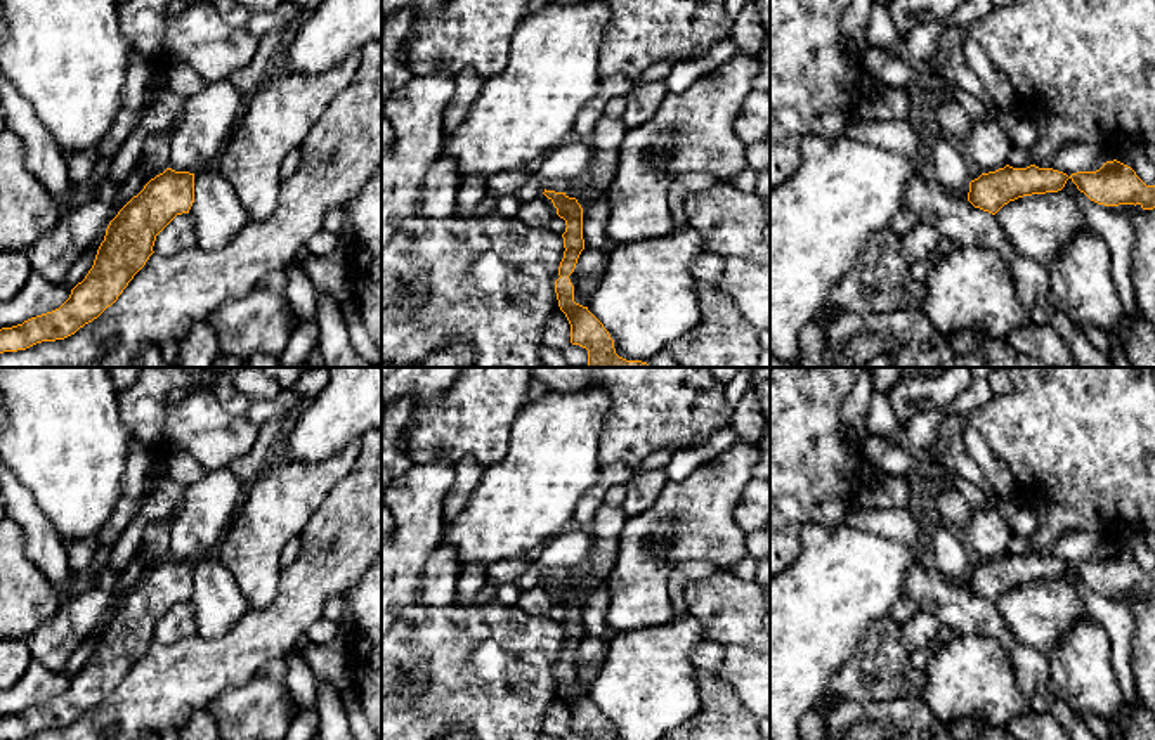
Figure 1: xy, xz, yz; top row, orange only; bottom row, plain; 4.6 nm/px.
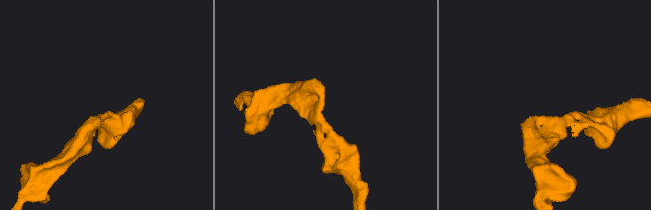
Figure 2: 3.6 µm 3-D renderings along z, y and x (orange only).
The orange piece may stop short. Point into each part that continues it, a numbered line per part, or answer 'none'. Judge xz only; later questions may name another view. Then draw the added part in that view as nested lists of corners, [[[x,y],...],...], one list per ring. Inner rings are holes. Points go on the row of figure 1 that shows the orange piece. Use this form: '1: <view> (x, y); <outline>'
none

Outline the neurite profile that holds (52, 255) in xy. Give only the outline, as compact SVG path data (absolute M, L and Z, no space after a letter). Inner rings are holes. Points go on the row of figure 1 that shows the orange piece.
M106 175L90 201L61 215L55 227L26 250L31 272L50 282L61 282L73 263L108 229L120 189Z

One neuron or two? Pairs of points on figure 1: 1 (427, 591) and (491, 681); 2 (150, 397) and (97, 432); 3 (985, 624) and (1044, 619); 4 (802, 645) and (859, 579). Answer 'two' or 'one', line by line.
1: two
2: two
3: two
4: one

